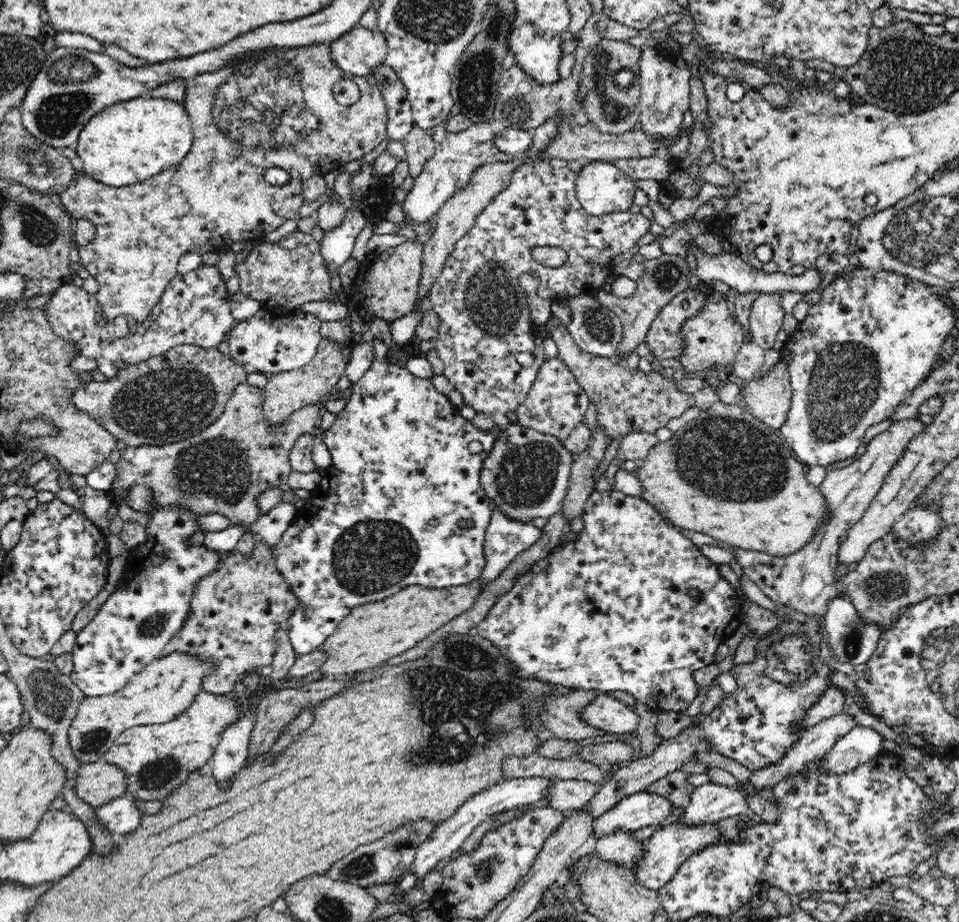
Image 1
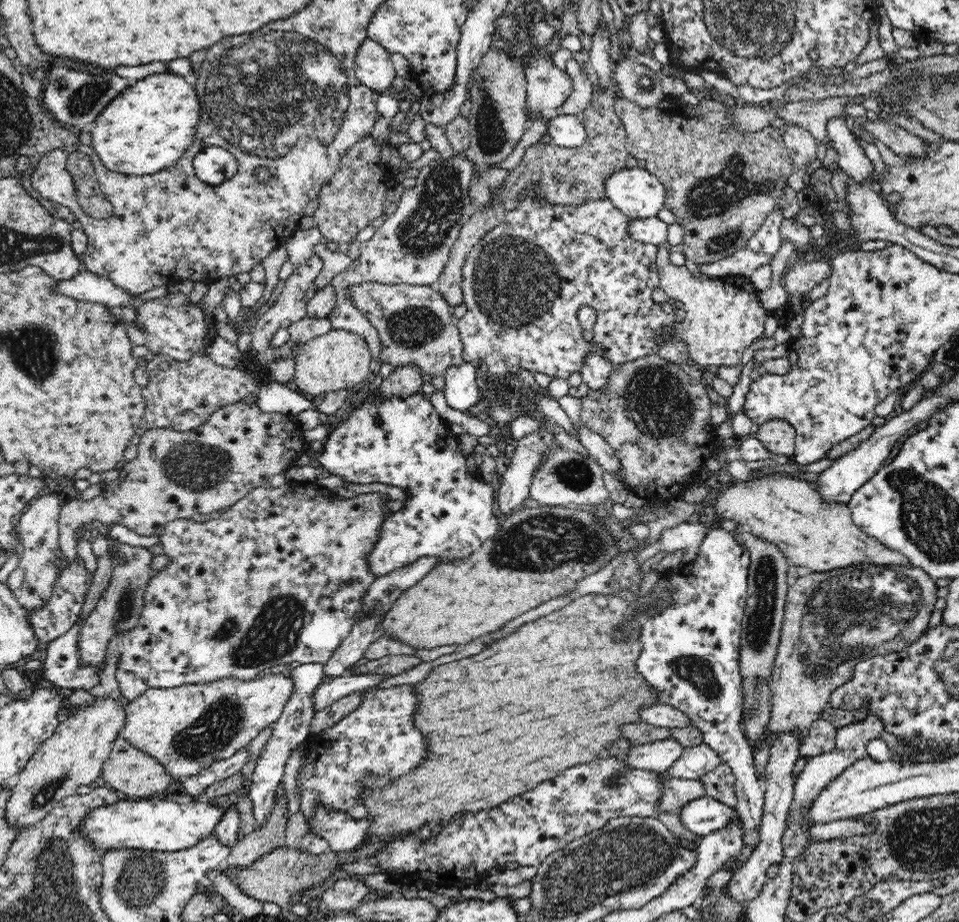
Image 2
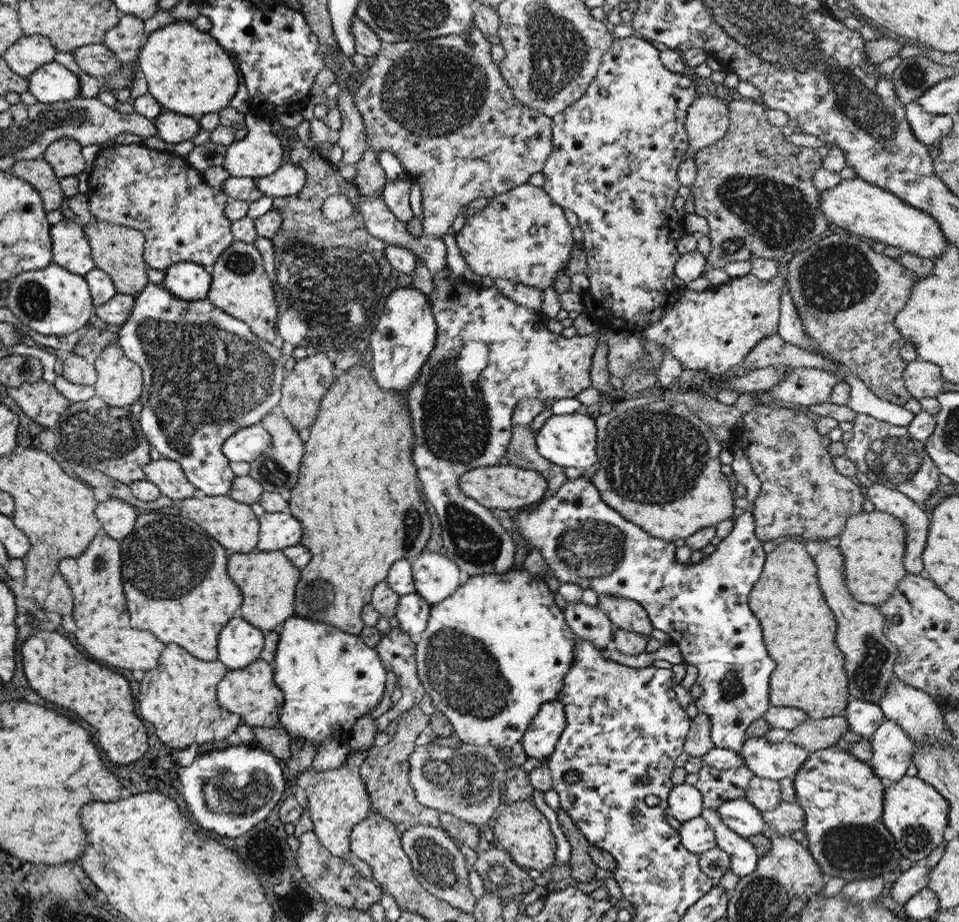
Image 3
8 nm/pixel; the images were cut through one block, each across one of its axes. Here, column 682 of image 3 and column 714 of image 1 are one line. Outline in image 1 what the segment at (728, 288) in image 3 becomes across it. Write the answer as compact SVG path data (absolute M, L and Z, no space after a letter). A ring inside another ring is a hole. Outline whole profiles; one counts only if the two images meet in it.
M711 291L706 295L704 306L698 308L698 314L686 318L680 328L682 348L676 358L687 374L707 375L711 368L728 368L736 360L736 354L744 342L751 340L751 333L742 329L726 305L726 297L717 291Z

